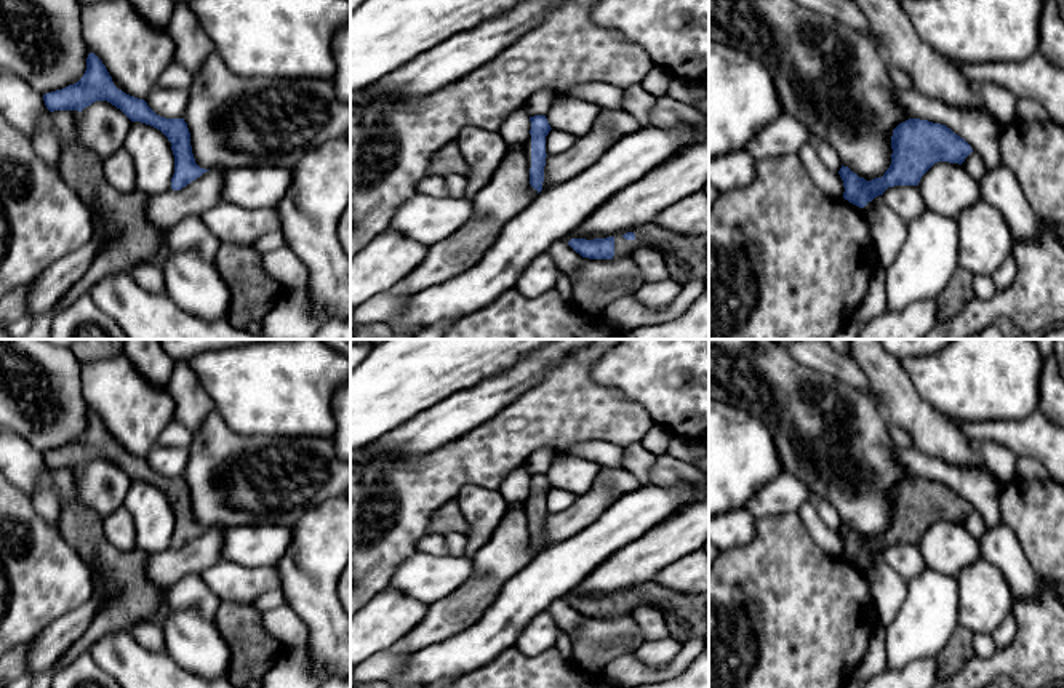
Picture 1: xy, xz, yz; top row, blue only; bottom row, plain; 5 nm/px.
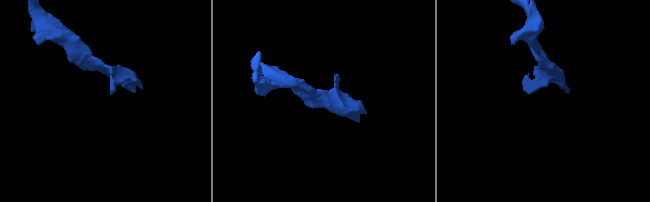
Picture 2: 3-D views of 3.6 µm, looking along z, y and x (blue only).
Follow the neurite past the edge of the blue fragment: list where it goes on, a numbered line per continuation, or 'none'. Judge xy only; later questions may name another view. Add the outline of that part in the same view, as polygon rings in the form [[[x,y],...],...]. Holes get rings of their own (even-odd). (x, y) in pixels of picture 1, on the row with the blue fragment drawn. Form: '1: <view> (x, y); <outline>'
none

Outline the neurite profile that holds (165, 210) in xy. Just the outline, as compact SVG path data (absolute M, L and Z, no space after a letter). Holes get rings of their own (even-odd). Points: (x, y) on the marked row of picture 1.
M210 170L181 190L168 189L147 198L146 218L165 235L189 216L206 216L221 203L222 170Z

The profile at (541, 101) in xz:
M549 90L536 91L526 102L530 117L547 115L557 94Z

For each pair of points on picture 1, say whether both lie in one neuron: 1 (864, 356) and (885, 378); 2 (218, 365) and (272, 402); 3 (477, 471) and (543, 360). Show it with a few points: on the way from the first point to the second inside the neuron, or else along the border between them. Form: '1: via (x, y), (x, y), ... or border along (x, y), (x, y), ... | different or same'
1: via (869, 360), (882, 373) | same
2: via (231, 376), (260, 389) | same
3: border along (554, 367), (535, 386), (495, 413) | different

